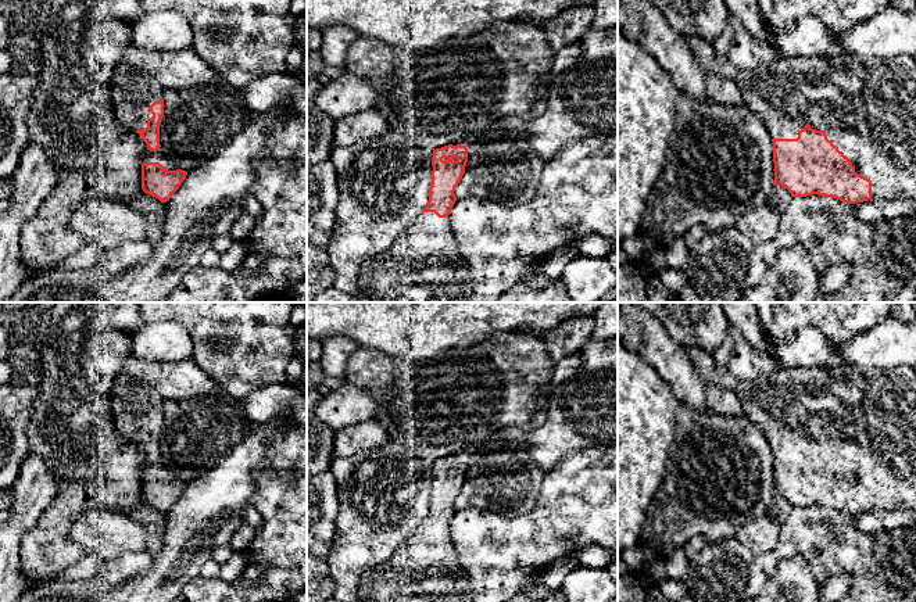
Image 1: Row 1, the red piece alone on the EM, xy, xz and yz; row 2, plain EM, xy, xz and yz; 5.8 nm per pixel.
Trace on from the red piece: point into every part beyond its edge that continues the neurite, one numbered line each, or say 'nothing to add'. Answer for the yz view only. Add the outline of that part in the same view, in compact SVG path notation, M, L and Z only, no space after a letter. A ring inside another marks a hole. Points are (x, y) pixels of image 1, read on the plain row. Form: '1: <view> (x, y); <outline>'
1: yz (866, 416); M701 345L688 347L686 354L706 383L726 387L737 395L743 415L765 434L772 449L797 449L798 442L809 434L812 440L826 442L827 449L849 469L856 484L872 491L872 510L916 512L916 375L912 368L847 366L833 373L819 368L779 366L772 376L748 381L736 377L727 366L718 365L713 354Z

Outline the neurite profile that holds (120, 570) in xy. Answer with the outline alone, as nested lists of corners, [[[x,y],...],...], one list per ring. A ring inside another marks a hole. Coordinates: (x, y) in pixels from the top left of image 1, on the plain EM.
[[[124,552],[97,569],[97,576],[112,585],[129,583],[137,573],[149,569],[153,556],[149,552]]]

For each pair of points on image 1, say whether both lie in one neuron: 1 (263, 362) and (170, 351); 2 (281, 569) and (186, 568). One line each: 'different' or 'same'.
1: different
2: different

